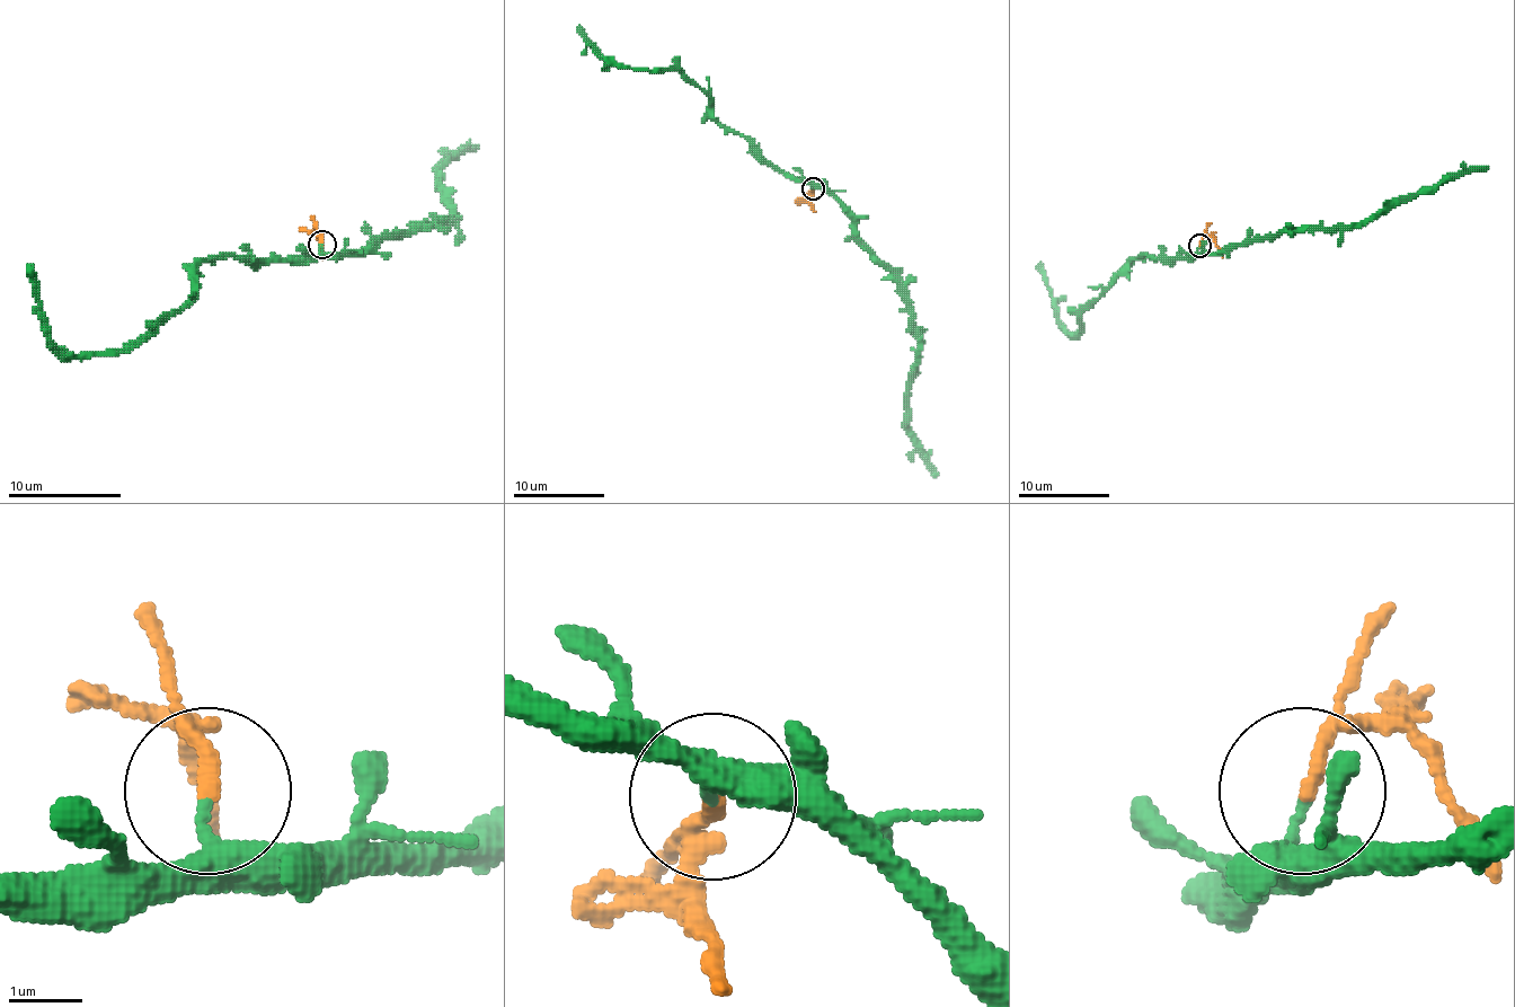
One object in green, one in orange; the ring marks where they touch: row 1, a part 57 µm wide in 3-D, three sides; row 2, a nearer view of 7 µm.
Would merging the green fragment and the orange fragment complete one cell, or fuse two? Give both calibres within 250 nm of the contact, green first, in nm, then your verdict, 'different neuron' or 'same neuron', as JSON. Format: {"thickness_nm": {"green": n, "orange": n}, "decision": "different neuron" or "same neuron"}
{"thickness_nm": {"green": 260, "orange": 200}, "decision": "different neuron"}

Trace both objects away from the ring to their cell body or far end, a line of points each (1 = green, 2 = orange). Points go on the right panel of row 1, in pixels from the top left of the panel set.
1: (1199, 246), (1193, 257), (1139, 255), (1083, 311), (1077, 335), (1059, 318), (1040, 262)
2: (1199, 246), (1204, 237), (1211, 237), (1222, 257)

